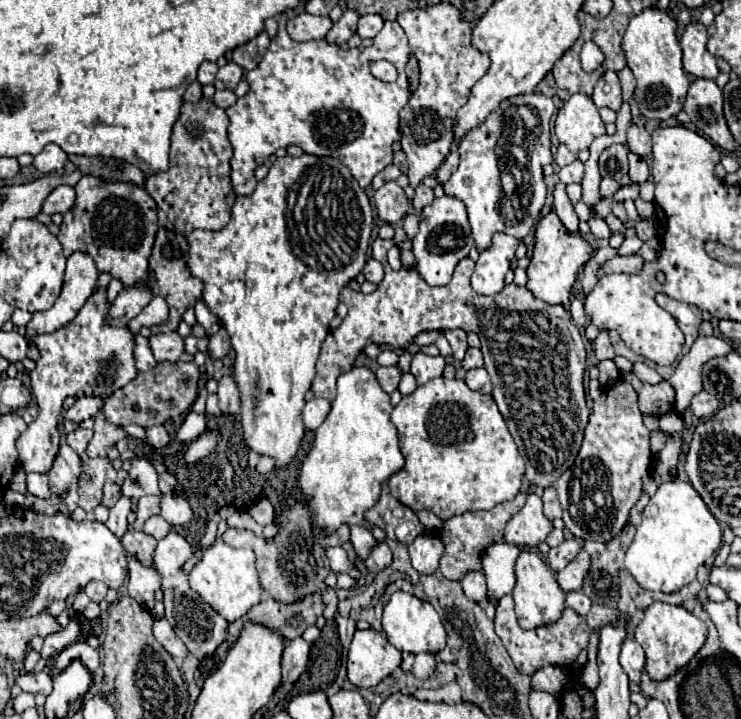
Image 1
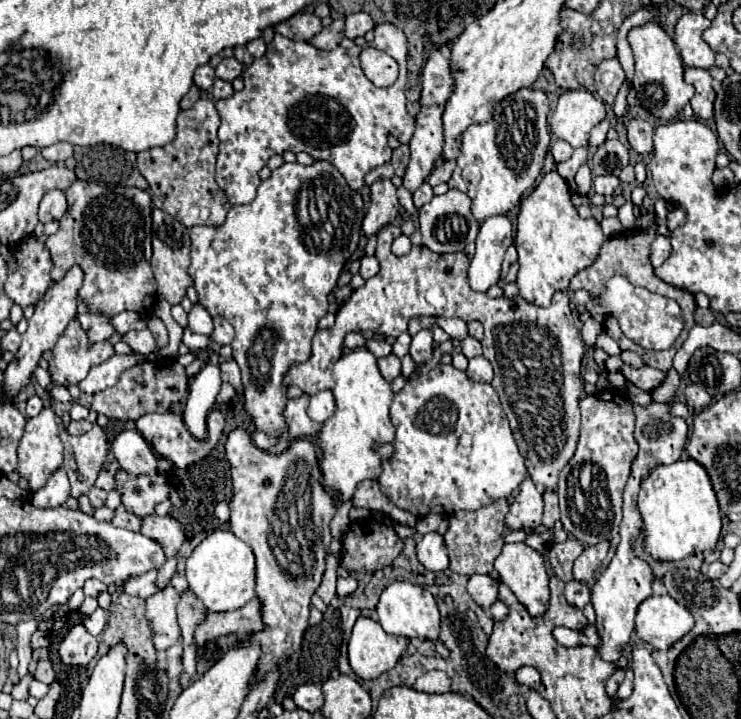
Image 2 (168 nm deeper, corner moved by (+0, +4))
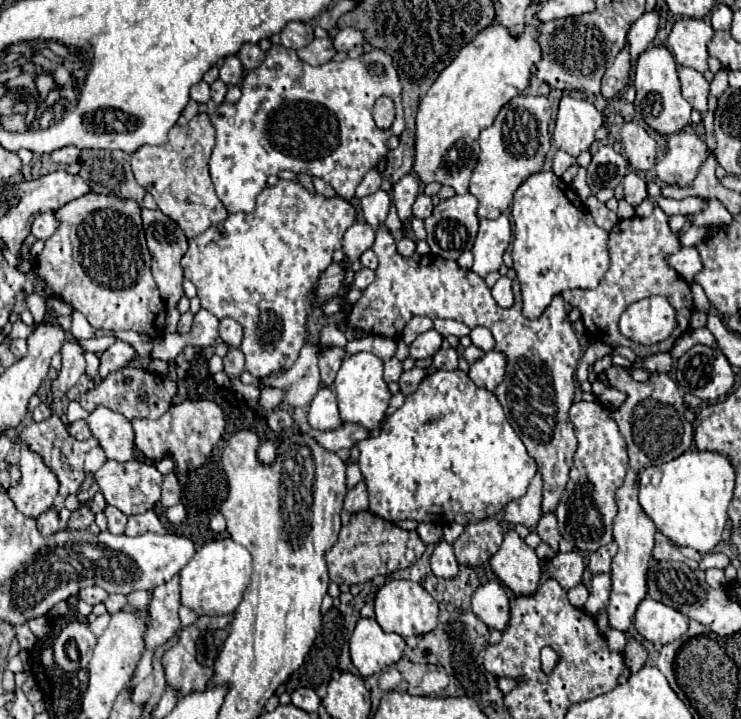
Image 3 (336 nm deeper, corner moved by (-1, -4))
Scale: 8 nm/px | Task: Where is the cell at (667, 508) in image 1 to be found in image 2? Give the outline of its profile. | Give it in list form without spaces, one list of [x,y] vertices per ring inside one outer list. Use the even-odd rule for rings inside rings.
[[[677,460],[675,464],[651,470],[649,478],[641,482],[637,506],[645,528],[643,550],[655,562],[679,562],[697,552],[715,548],[719,542],[719,504],[715,500],[711,480],[707,480],[707,472],[703,472],[695,460]]]

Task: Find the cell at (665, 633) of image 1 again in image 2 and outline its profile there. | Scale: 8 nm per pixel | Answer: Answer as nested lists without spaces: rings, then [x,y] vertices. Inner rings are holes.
[[[669,594],[649,596],[637,612],[635,632],[643,642],[649,642],[653,650],[669,650],[695,626],[691,612],[673,600]]]

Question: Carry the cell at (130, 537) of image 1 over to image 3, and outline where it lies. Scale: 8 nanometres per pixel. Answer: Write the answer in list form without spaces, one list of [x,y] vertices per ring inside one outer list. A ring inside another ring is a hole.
[[[106,506],[104,514],[106,514],[106,520],[108,520],[108,530],[112,534],[122,534],[124,524],[126,524],[126,514],[122,514],[116,506]]]

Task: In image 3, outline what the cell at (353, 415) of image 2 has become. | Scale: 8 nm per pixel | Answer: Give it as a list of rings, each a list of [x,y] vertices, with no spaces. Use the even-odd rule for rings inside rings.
[[[358,352],[358,354],[346,356],[336,374],[334,388],[338,394],[338,408],[340,408],[342,422],[362,424],[370,432],[380,428],[380,422],[384,418],[384,412],[388,408],[392,394],[388,390],[388,384],[382,378],[382,360],[378,356],[370,352]]]

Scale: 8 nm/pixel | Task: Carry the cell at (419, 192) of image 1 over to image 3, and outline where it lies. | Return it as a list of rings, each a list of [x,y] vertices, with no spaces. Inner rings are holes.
[[[420,194],[418,198],[416,198],[416,202],[414,202],[414,216],[416,218],[428,218],[430,214],[432,214],[432,200],[426,196],[426,194]]]

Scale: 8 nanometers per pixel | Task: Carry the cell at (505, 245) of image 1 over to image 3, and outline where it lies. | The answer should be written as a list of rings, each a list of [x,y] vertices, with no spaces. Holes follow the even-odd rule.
[[[500,214],[494,220],[482,218],[480,230],[472,248],[474,266],[472,272],[486,278],[486,274],[496,272],[502,266],[502,254],[506,252],[512,240],[512,228],[506,214]]]

